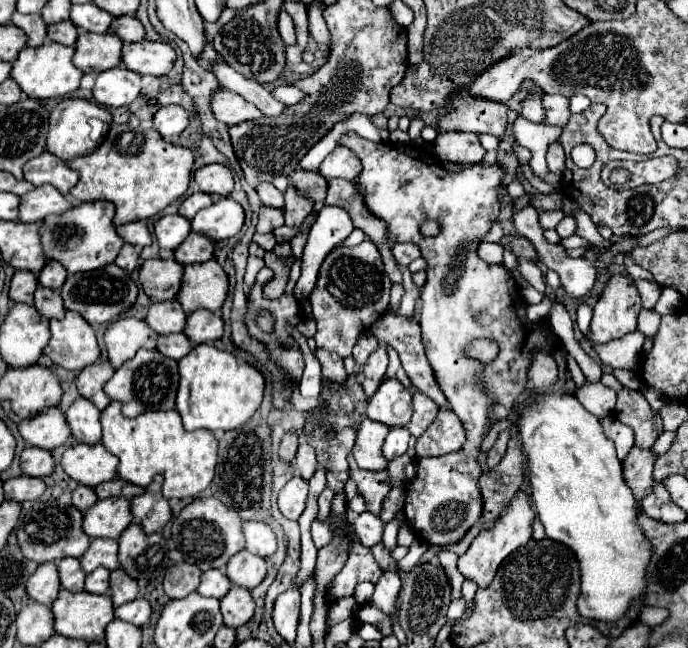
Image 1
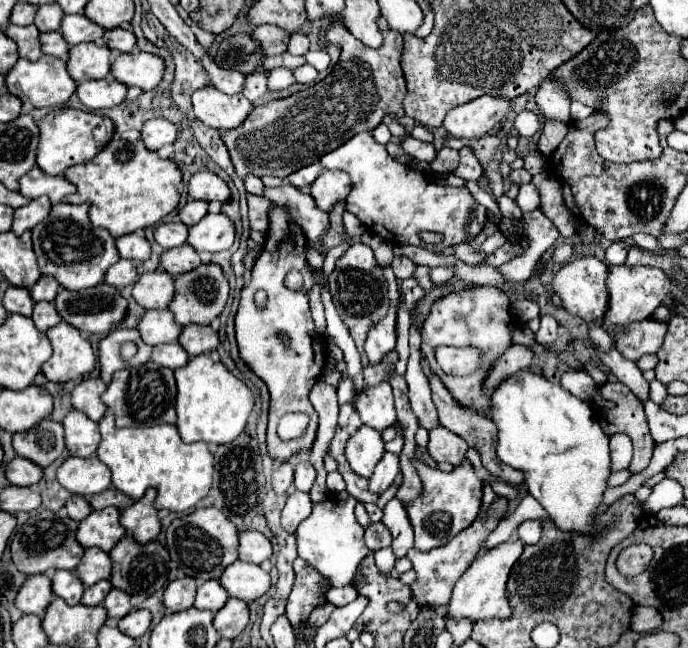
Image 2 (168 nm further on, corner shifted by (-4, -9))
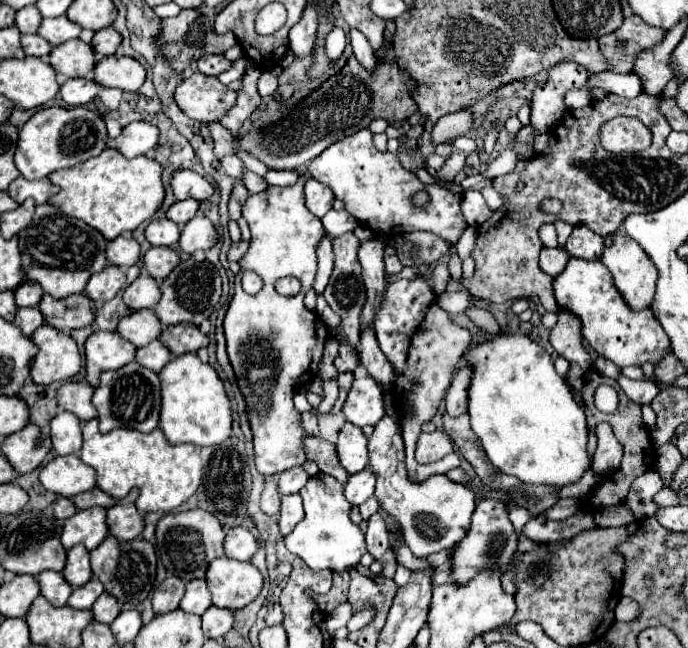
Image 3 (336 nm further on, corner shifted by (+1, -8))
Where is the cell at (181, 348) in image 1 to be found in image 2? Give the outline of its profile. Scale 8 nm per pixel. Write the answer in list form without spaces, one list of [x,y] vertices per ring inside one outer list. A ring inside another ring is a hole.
[[[168,343],[168,345],[156,345],[152,351],[152,361],[162,363],[162,367],[178,369],[188,363],[186,351],[182,351],[180,343]]]

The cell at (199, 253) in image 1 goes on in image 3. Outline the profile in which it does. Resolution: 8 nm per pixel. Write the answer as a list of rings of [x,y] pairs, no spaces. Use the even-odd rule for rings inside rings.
[[[149,248],[143,256],[143,268],[155,280],[165,280],[177,264],[179,256],[171,248]]]

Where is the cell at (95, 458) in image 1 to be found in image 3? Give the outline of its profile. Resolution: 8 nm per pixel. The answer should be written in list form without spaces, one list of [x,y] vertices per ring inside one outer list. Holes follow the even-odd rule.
[[[55,456],[41,468],[39,482],[57,496],[73,498],[95,488],[95,472],[79,456]]]

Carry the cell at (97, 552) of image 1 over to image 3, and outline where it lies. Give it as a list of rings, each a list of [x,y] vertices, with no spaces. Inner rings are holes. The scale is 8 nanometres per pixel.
[[[73,546],[67,550],[67,564],[63,568],[63,578],[73,586],[79,588],[85,582],[91,580],[91,568],[89,568],[89,552],[85,546]]]

